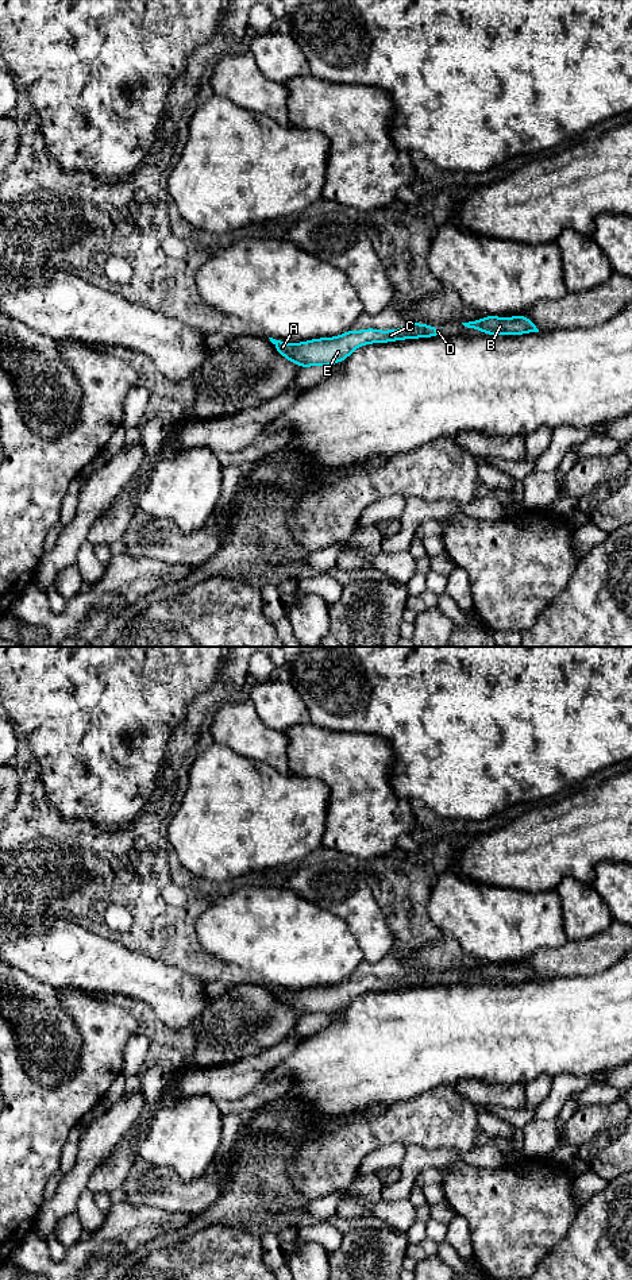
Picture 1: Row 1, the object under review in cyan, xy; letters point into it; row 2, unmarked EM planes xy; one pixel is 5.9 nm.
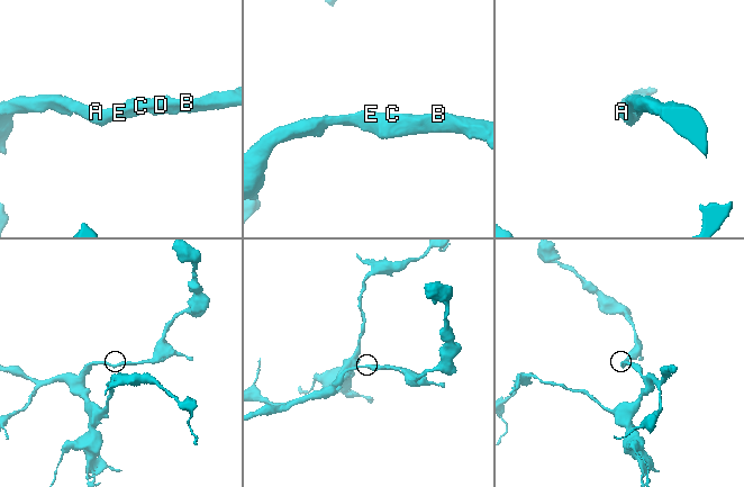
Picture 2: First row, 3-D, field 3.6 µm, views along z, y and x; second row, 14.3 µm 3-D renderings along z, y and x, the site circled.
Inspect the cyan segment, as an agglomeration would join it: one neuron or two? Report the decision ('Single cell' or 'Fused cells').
Single cell

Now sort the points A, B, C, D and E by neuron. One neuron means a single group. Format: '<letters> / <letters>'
A B C D E

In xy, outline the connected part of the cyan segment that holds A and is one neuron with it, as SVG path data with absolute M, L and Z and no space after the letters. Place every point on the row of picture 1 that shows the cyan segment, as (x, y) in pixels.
M411 323L400 329L379 331L366 328L348 331L334 338L312 339L301 343L286 343L269 338L275 351L300 367L331 366L346 361L357 347L370 343L388 343L394 340L442 336L442 328Z

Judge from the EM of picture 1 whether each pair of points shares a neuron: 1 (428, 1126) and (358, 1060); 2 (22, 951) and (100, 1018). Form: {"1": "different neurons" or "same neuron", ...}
{"1": "different neurons", "2": "different neurons"}

